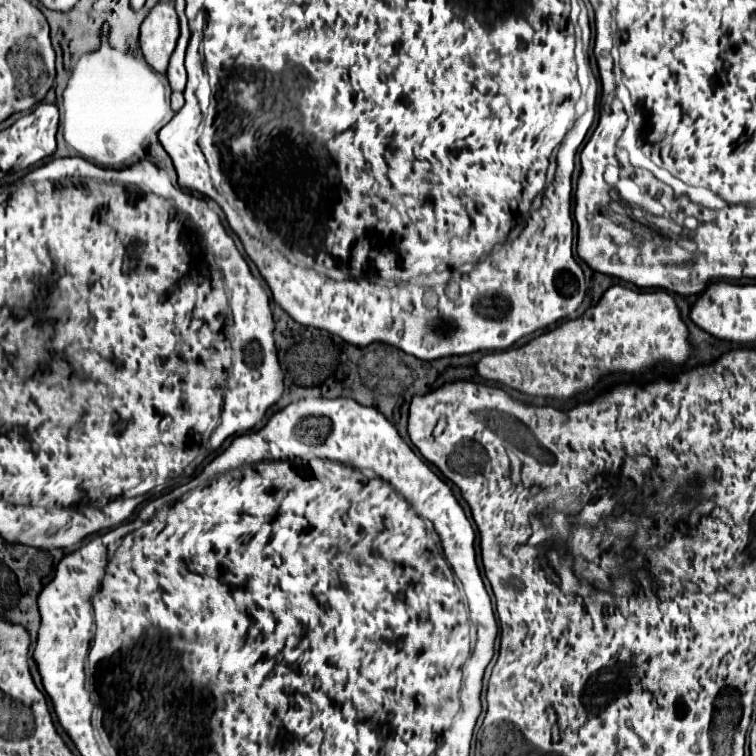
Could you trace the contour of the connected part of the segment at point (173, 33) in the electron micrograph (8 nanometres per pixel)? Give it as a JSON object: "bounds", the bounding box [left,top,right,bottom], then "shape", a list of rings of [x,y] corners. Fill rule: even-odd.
{"bounds":[140,1,178,73],"shape":[[[158,1],[140,27],[140,49],[156,71],[166,73],[178,39],[178,15],[174,1]]]}

